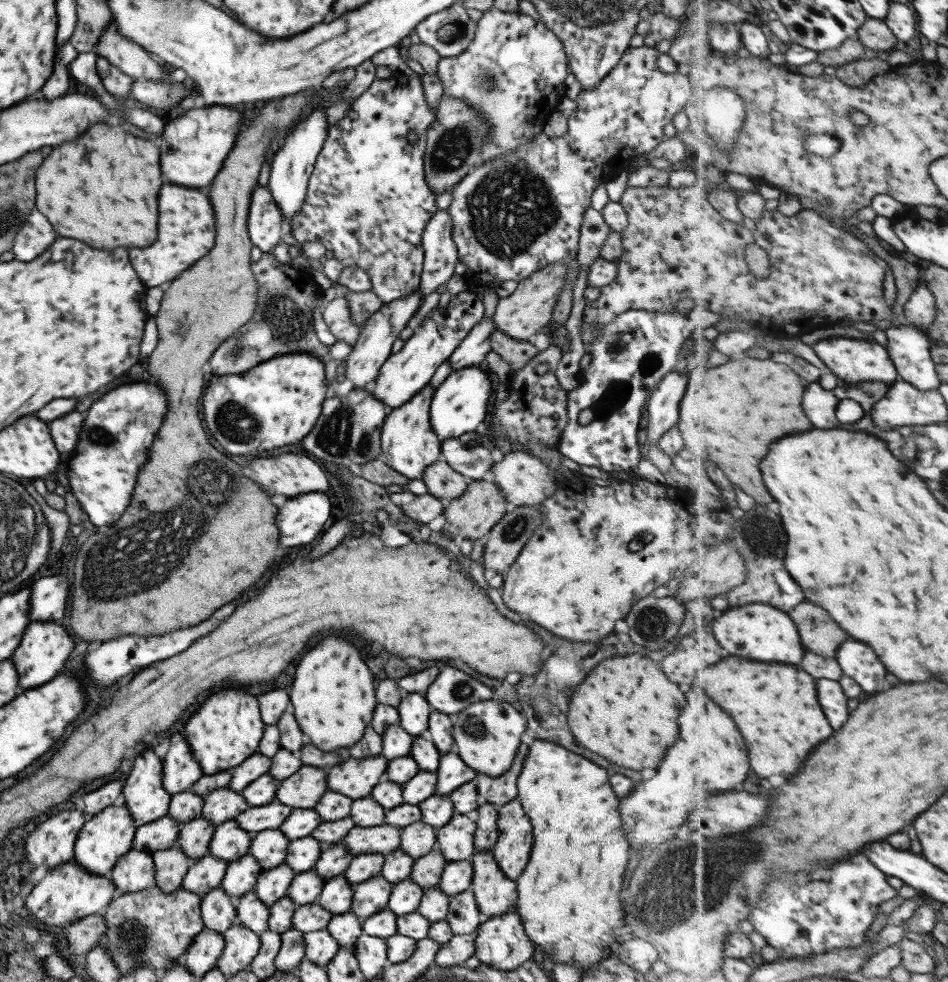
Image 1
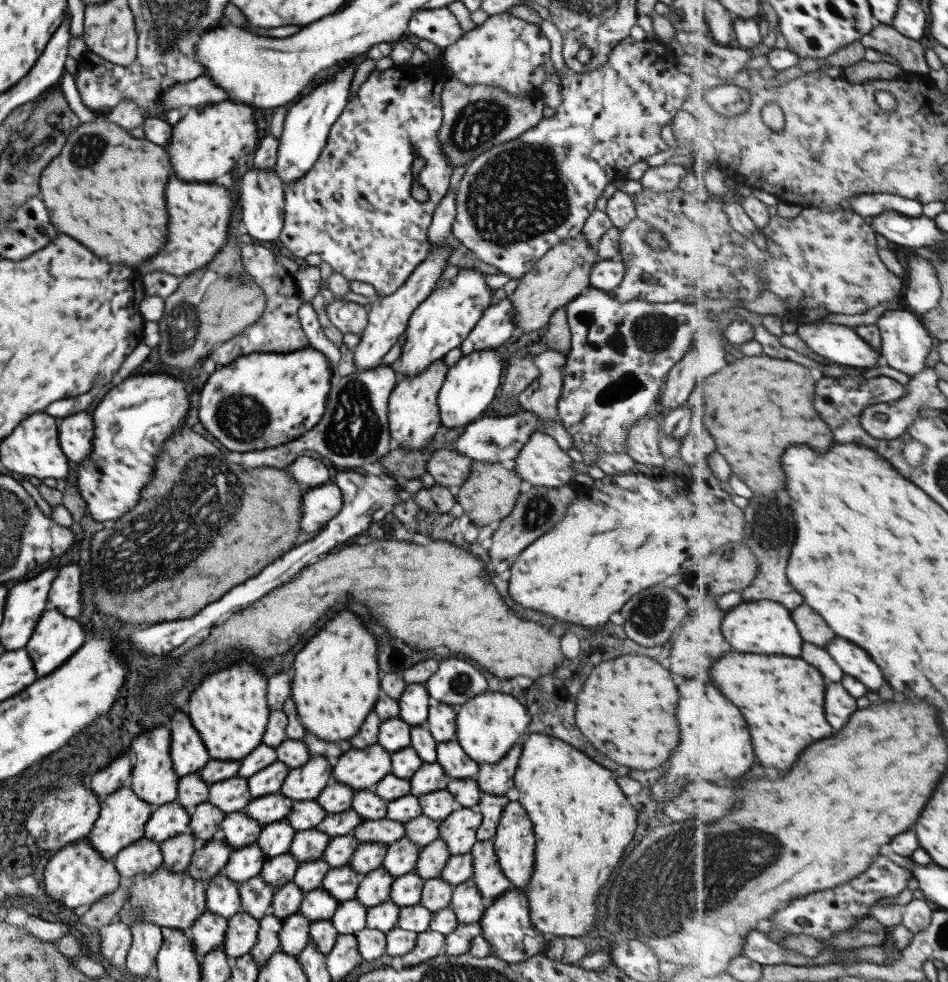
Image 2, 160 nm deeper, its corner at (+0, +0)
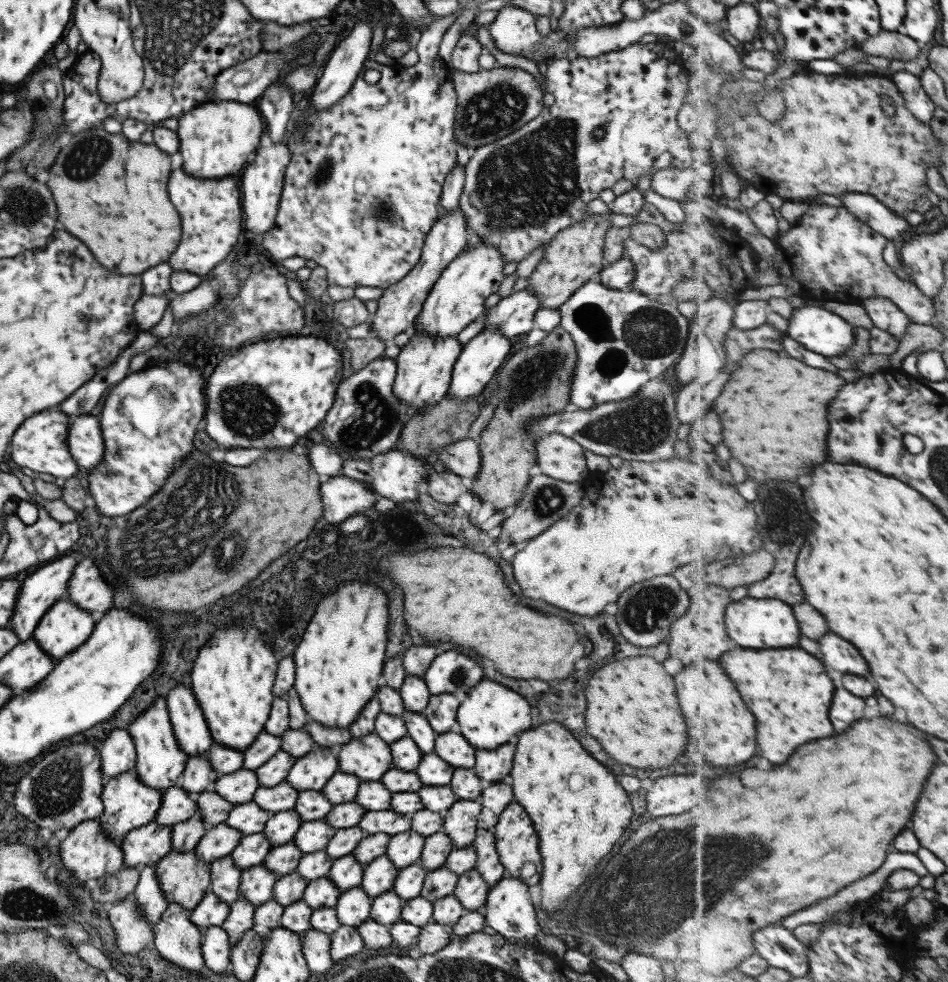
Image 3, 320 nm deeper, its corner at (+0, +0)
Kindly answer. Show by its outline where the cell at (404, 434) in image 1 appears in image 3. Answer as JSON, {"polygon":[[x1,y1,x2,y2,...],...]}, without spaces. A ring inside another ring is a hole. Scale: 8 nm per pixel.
{"polygon":[[413,336,400,348,396,360,396,376,392,386,399,403,410,406,412,414,422,408,439,402,448,392,451,382,451,370,460,353,460,344,456,338,431,338,431,336]]}

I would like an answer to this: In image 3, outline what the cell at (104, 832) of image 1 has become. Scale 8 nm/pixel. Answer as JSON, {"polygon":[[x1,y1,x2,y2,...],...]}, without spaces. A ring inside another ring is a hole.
{"polygon":[[135,770,121,772,117,776,112,776,104,782,101,790,101,802,103,811,97,819,99,828,113,841,113,844,120,846,121,838,129,830,135,830,139,826,145,826,154,821,155,814,161,805,162,793,153,790,151,787,143,786,143,782,137,776]]}

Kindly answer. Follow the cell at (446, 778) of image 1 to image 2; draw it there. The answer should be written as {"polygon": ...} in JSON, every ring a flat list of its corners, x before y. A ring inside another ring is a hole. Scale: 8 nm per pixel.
{"polygon":[[457,741,436,743,436,761,449,779,478,776,478,764,463,752]]}

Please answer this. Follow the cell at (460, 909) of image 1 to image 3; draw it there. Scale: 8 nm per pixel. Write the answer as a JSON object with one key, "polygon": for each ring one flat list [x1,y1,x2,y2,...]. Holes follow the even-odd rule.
{"polygon":[[473,868,458,876,452,893,466,911,477,911,483,909,488,889,488,884]]}

